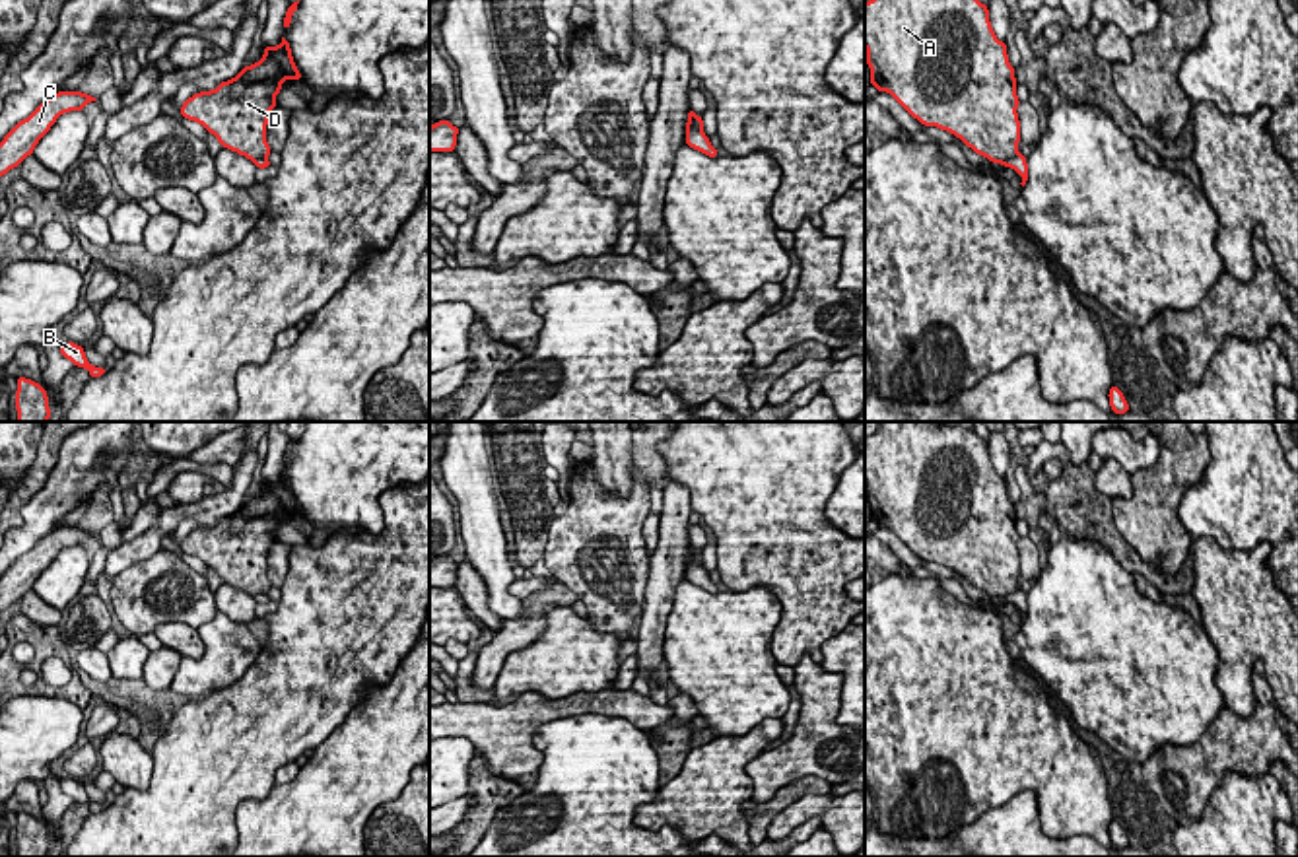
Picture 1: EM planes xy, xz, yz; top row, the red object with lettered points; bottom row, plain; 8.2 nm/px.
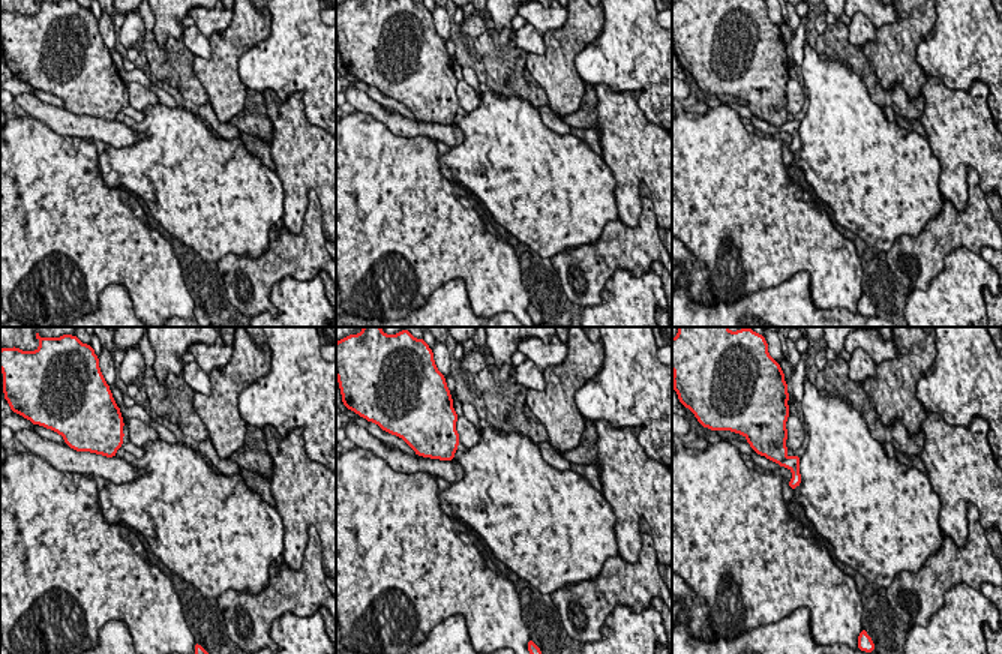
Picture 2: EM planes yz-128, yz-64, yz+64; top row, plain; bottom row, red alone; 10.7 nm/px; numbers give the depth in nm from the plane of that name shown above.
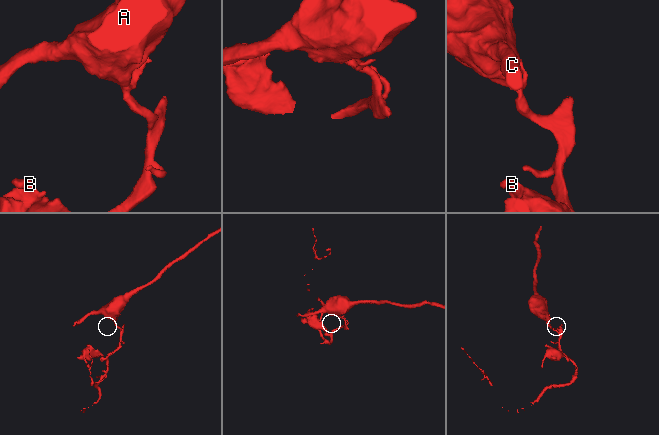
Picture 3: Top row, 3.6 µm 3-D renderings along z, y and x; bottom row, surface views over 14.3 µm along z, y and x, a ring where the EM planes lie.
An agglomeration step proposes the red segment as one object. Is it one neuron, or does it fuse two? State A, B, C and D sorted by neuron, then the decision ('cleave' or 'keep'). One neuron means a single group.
groups A C D / B; cleave

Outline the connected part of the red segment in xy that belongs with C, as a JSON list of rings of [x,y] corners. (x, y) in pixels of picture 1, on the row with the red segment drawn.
[[[58,91],[19,120],[0,142],[0,177],[33,154],[62,113],[84,111],[91,101],[97,99],[82,91]]]

